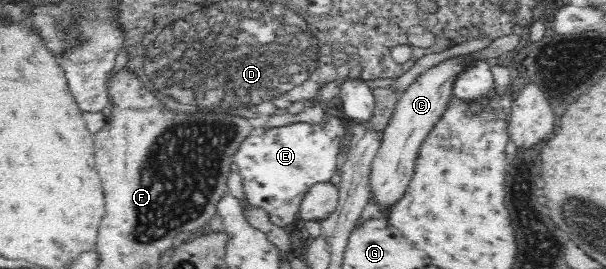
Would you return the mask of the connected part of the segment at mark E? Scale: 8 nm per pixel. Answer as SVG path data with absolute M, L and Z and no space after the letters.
M335 113L315 124L291 123L242 139L232 155L232 163L237 165L242 177L244 211L263 210L277 227L298 222L301 202L310 187L331 182L331 177L337 175L337 157L341 153L341 144L348 139L348 124L342 114Z

